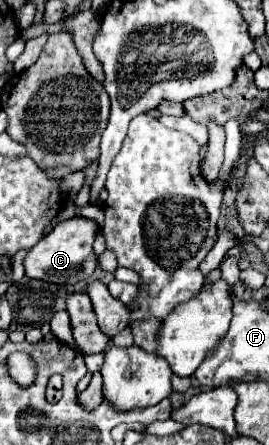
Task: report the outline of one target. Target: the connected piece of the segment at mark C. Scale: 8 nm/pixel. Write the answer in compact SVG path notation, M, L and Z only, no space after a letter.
M73 217L67 221L59 221L49 231L49 235L45 235L39 243L35 243L27 251L23 259L25 277L47 281L47 283L61 283L61 285L79 283L79 281L89 279L97 267L97 257L93 253L93 241L95 241L97 231L99 231L99 225L85 217Z

